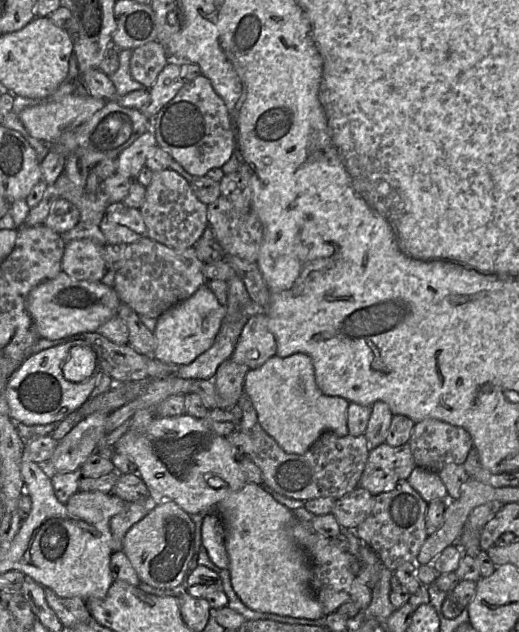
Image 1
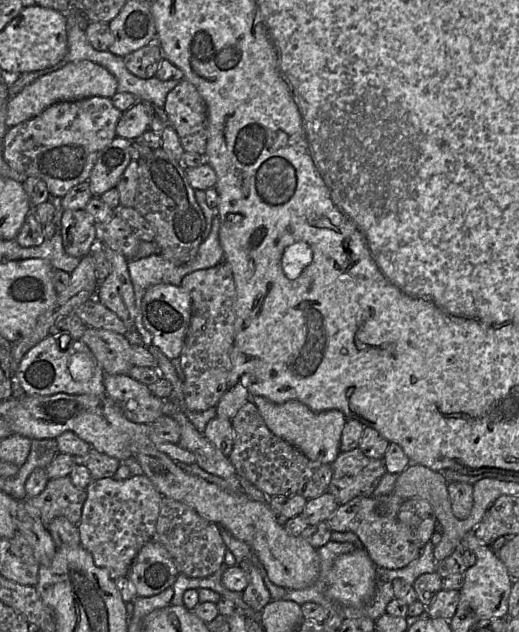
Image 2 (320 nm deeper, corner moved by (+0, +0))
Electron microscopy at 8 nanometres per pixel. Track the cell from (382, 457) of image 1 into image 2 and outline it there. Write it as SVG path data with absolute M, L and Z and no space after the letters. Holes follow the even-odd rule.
M359 447L341 451L331 467L333 475L327 492L334 496L339 506L356 497L372 496L387 472L384 458L367 457Z

